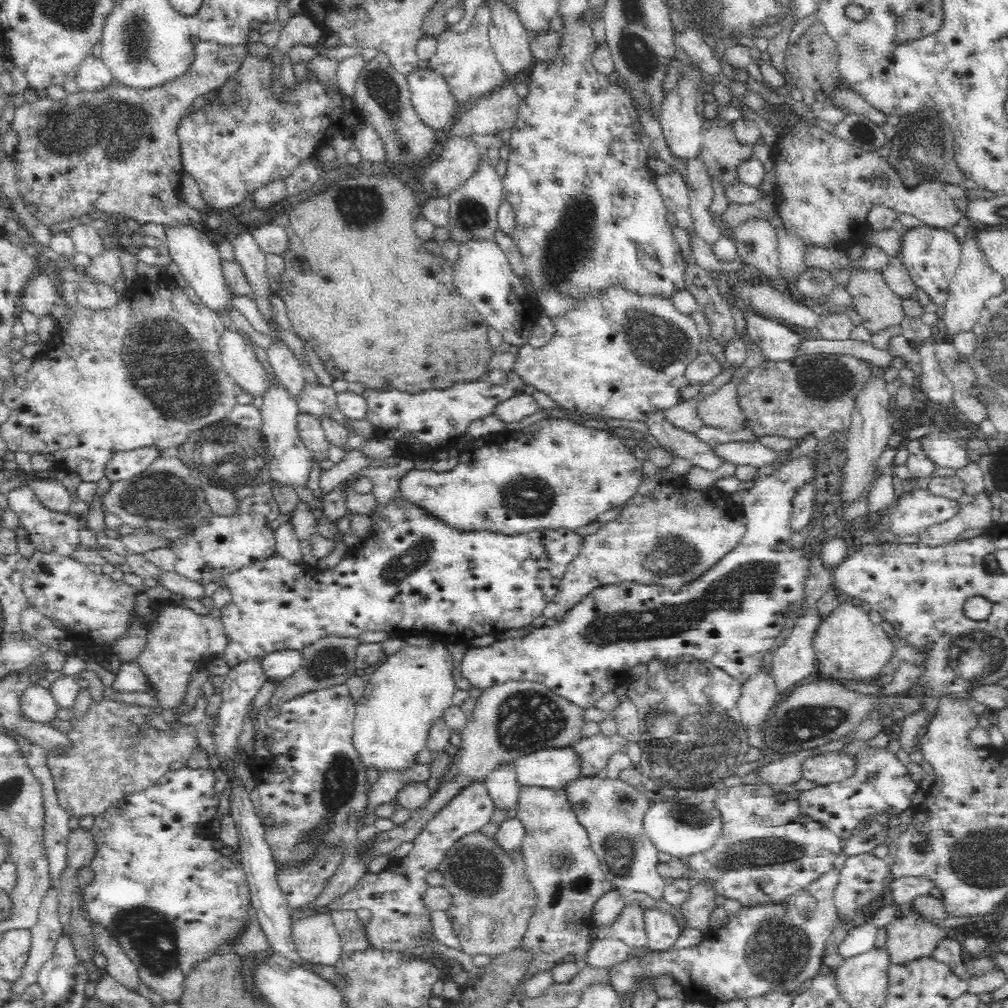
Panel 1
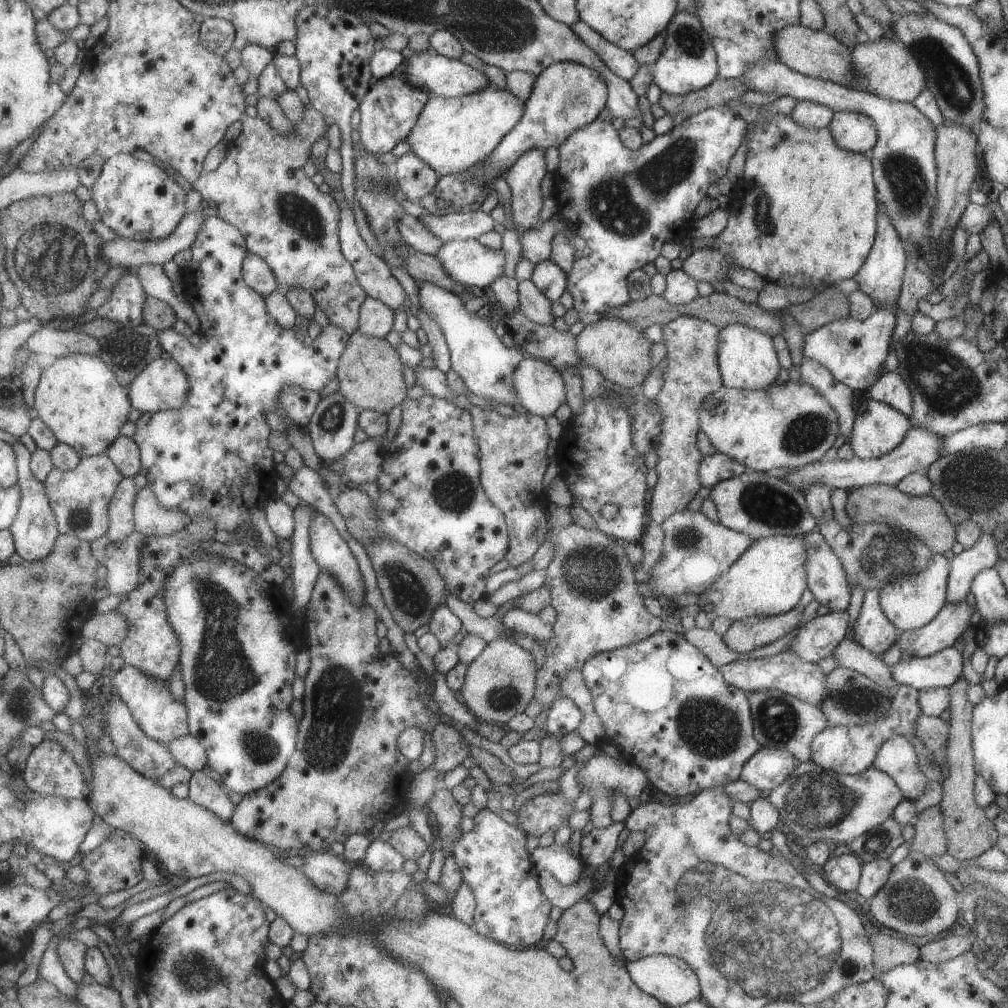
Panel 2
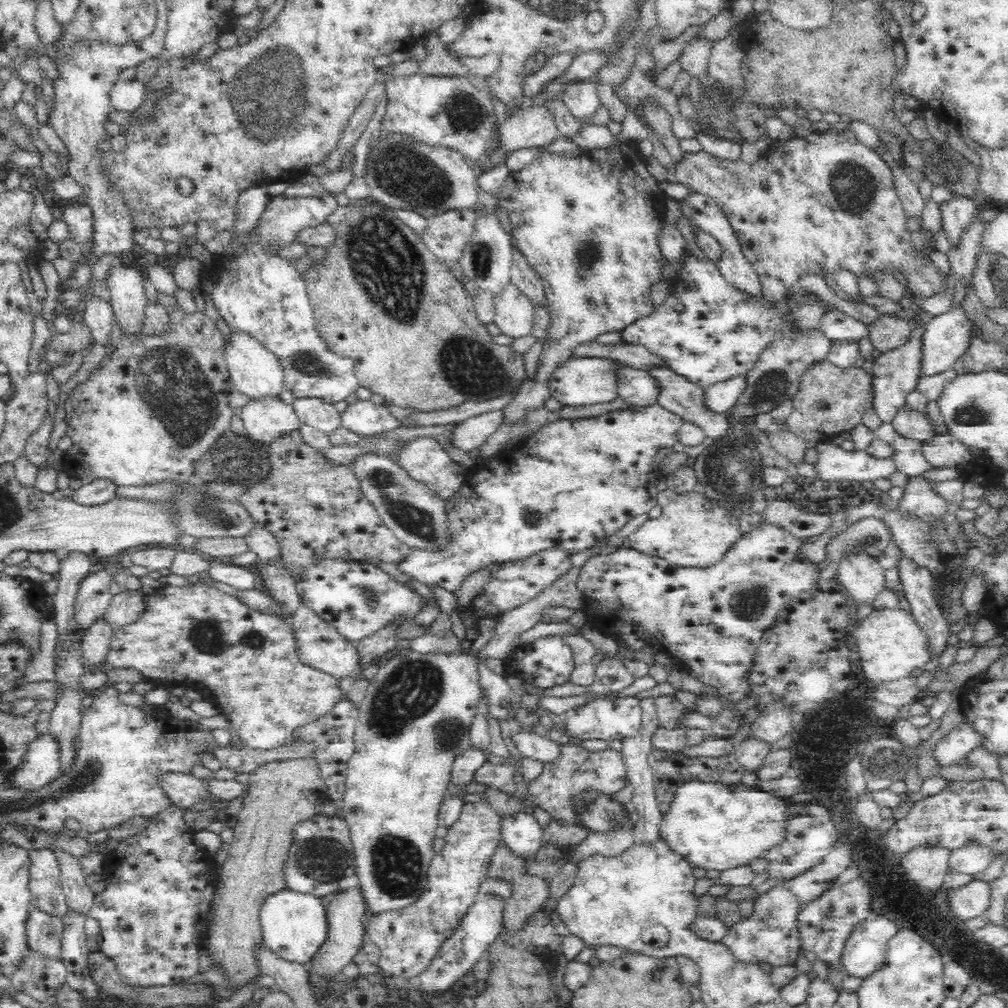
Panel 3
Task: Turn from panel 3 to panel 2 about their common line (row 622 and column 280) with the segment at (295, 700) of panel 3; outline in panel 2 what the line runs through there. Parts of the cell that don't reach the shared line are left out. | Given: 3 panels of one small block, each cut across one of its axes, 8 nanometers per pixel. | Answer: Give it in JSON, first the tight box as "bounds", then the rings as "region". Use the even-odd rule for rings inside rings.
{"bounds":[193,102,368,335],"region":[[[311,102],[304,104],[302,116],[305,117],[305,119],[302,121],[293,121],[292,129],[288,133],[284,133],[281,129],[274,127],[271,122],[266,121],[263,117],[253,117],[245,113],[241,117],[241,122],[244,126],[241,131],[241,136],[228,146],[229,148],[224,161],[212,172],[203,171],[200,180],[193,183],[193,186],[195,190],[201,194],[204,202],[208,200],[216,202],[219,217],[234,224],[239,230],[241,230],[245,235],[246,247],[249,252],[258,254],[271,265],[271,268],[277,277],[277,282],[279,283],[278,289],[283,294],[287,294],[291,289],[303,289],[309,291],[309,294],[312,294],[315,299],[315,307],[321,308],[325,312],[328,323],[338,326],[352,335],[360,330],[362,306],[364,305],[365,300],[367,300],[368,292],[361,286],[353,263],[349,262],[349,259],[344,255],[342,250],[342,242],[340,239],[342,208],[340,207],[340,204],[331,193],[321,192],[319,186],[317,186],[317,184],[305,174],[305,170],[303,170],[303,166],[305,166],[305,164],[309,162],[309,158],[311,158],[311,150],[313,150],[315,142],[321,140],[321,138],[329,132],[330,121],[320,110],[317,110],[317,107],[313,106]]]}

